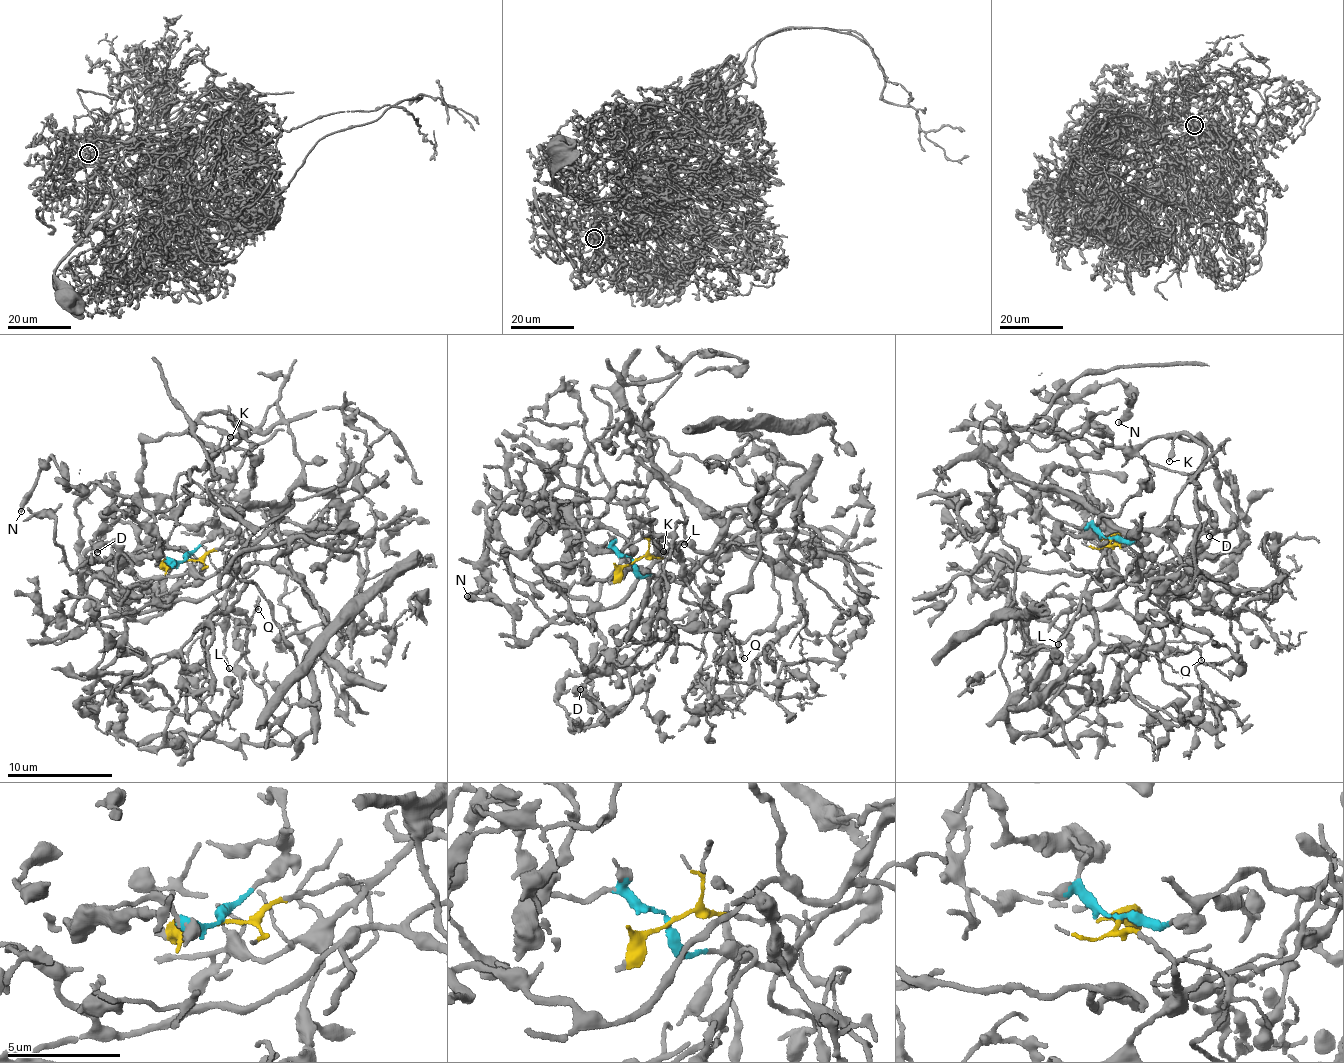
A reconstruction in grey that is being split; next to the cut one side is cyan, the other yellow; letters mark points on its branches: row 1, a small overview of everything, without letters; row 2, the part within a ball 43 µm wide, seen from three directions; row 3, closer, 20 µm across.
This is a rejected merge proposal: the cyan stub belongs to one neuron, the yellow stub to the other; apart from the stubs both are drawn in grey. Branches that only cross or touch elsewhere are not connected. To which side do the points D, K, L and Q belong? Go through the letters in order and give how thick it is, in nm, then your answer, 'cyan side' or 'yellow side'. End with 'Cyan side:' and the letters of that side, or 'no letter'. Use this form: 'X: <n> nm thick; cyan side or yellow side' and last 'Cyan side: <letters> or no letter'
D: 120 nm thick; cyan side
K: 280 nm thick; cyan side
L: 160 nm thick; yellow side
Q: 160 nm thick; yellow side
Cyan side: D, K

